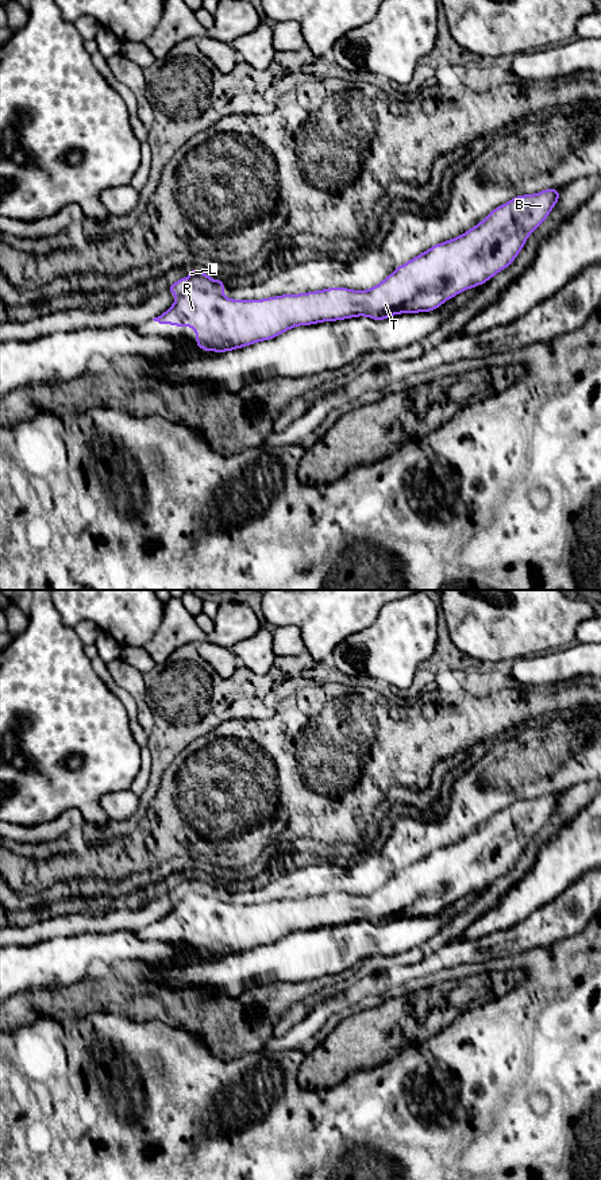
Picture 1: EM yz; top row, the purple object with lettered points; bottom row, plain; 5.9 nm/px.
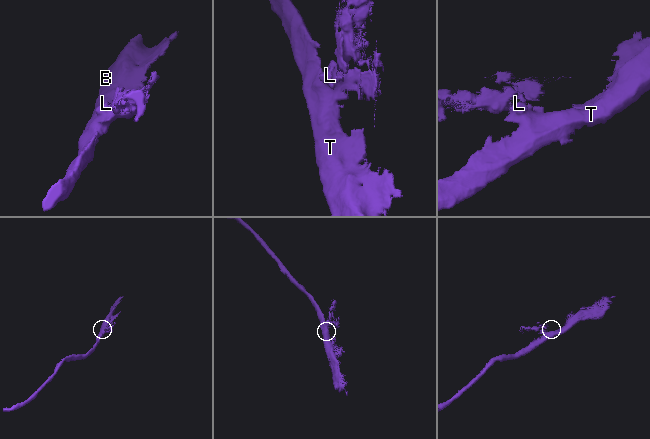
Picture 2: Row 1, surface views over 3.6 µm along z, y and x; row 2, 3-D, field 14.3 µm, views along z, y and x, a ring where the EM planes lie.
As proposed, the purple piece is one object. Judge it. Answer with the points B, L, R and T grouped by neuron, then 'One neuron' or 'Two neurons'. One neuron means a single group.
Groups: B R T / L. Two neurons

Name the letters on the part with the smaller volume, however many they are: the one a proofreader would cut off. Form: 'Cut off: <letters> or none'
Cut off: L

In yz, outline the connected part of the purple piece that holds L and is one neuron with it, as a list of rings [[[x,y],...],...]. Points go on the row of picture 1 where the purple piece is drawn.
[[[200,267],[189,269],[177,282],[166,286],[166,290],[174,296],[181,296],[190,289],[200,289],[220,294],[226,289],[227,284],[215,277],[212,277],[215,281],[211,282],[208,275],[209,274],[203,271]]]

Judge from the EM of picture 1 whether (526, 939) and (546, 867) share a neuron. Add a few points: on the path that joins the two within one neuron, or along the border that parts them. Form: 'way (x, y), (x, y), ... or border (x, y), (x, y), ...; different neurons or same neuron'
border (561, 893), (508, 929); different neurons

